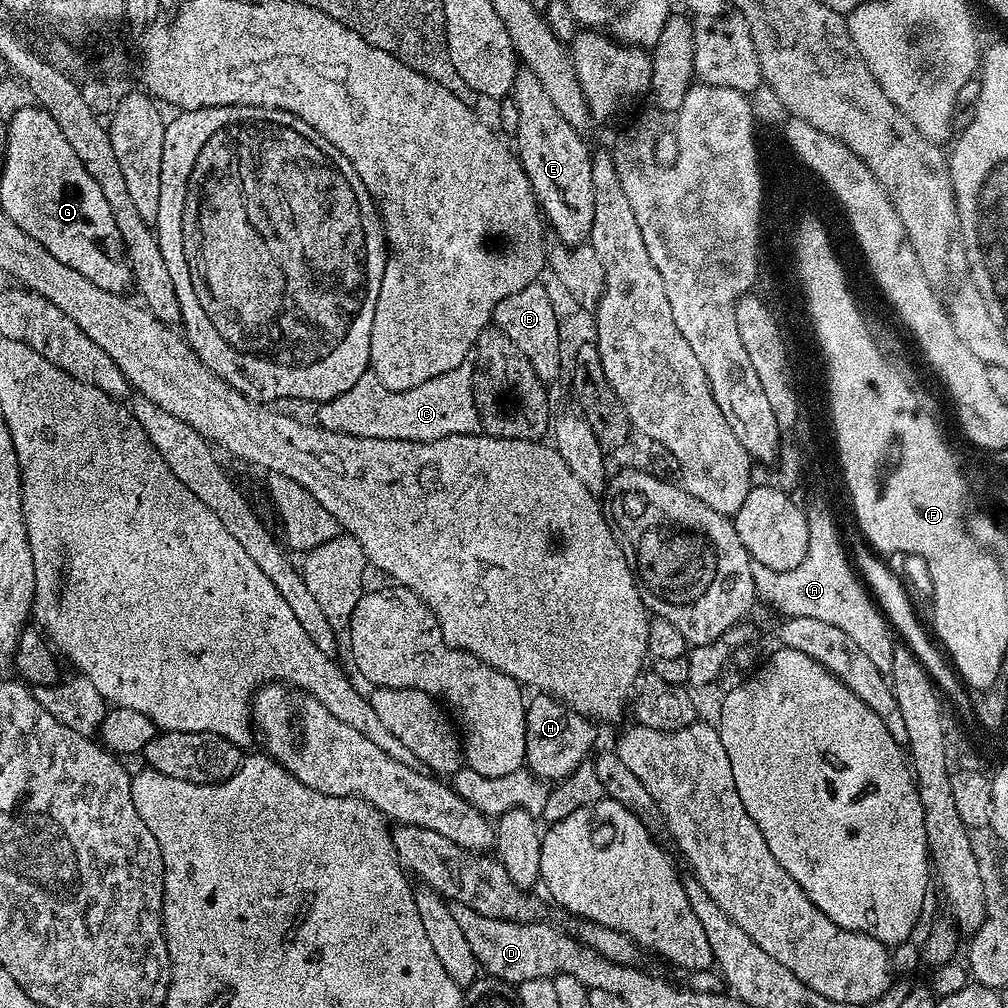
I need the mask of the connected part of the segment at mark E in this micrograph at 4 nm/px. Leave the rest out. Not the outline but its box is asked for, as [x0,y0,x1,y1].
[510,67,594,246]

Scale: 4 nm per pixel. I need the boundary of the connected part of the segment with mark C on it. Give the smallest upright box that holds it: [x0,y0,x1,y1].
[314,362,481,442]

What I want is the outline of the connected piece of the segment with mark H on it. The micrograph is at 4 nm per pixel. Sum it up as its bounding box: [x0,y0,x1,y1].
[524,693,599,782]

